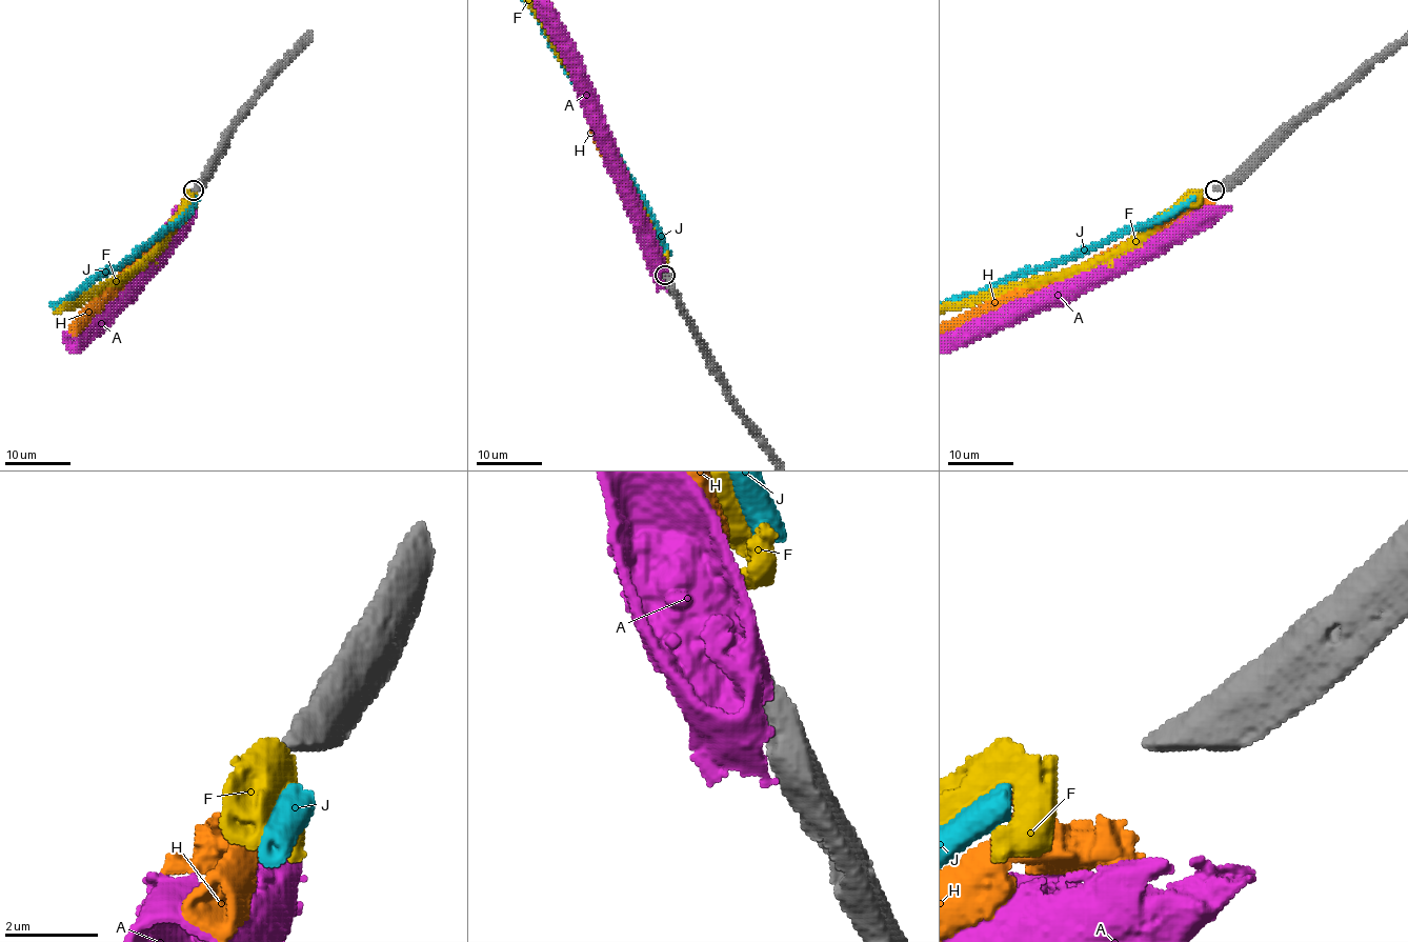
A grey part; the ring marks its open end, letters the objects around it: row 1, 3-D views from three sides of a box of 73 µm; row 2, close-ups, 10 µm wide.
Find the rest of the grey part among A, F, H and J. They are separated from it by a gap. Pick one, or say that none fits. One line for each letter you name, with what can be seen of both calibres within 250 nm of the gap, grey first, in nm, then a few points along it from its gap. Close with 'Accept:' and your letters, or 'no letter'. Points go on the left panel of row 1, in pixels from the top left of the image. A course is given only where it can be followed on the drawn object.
H: 480/600 nm
Accept: H

